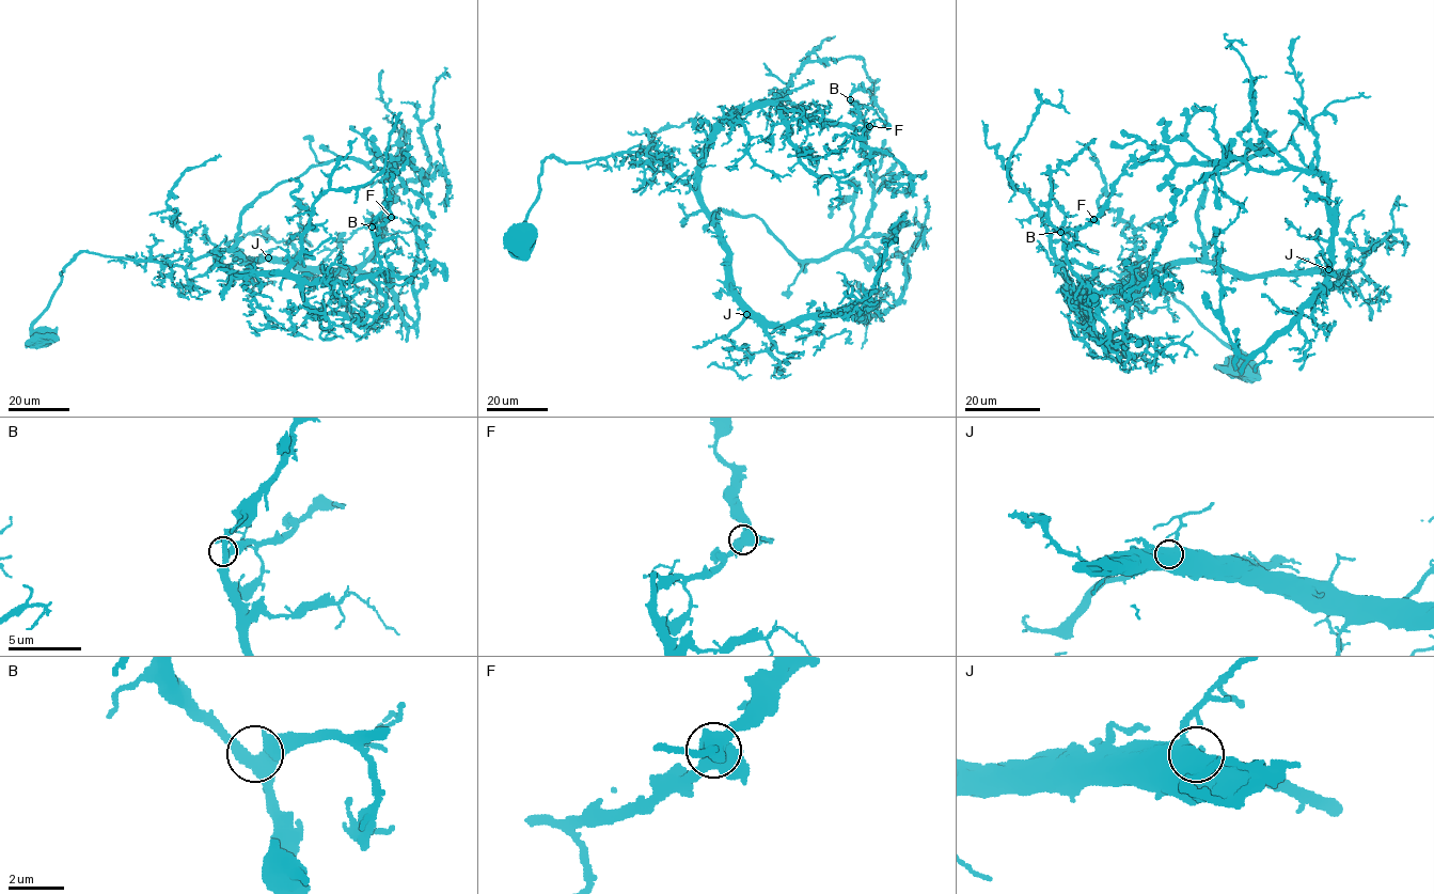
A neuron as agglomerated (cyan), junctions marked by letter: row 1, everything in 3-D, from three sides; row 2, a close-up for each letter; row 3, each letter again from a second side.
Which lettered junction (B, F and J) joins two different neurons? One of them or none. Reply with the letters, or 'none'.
none

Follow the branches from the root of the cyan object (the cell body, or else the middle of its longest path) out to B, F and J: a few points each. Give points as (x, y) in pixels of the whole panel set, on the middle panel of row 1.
B: (520, 244), (509, 242), (552, 155), (646, 154), (692, 186), (729, 118), (772, 104), (852, 124), (850, 99)
F: (520, 244), (552, 155), (646, 154), (692, 186), (708, 137), (766, 104), (852, 124), (850, 100), (868, 126)
J: (520, 244), (509, 242), (539, 192), (547, 158), (646, 154), (695, 193), (746, 314)

